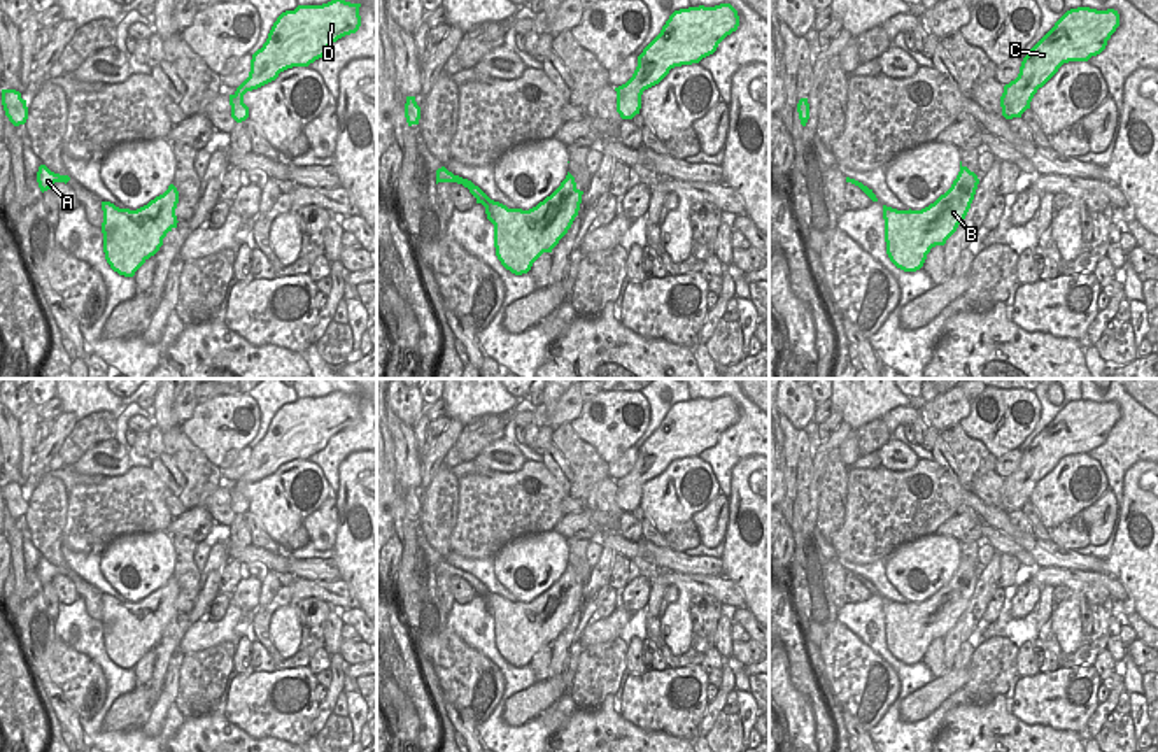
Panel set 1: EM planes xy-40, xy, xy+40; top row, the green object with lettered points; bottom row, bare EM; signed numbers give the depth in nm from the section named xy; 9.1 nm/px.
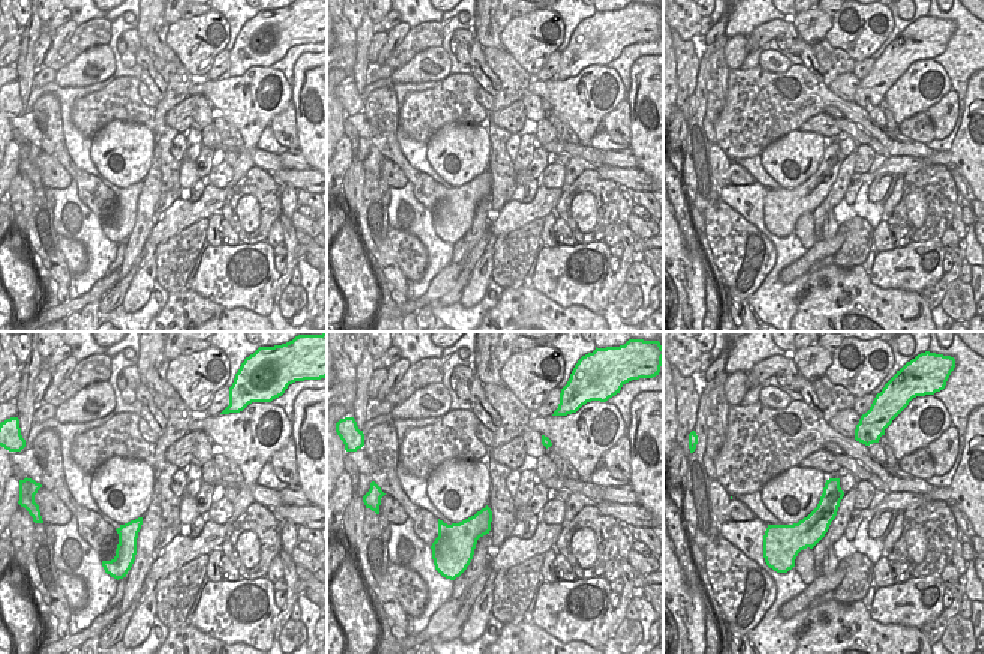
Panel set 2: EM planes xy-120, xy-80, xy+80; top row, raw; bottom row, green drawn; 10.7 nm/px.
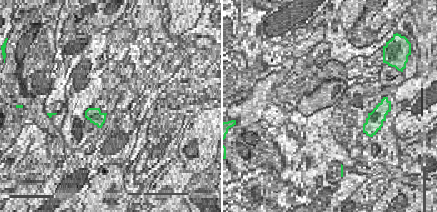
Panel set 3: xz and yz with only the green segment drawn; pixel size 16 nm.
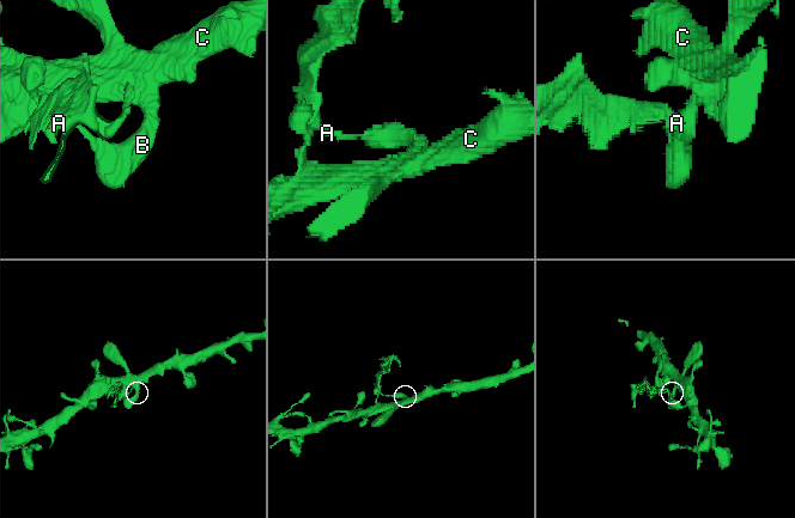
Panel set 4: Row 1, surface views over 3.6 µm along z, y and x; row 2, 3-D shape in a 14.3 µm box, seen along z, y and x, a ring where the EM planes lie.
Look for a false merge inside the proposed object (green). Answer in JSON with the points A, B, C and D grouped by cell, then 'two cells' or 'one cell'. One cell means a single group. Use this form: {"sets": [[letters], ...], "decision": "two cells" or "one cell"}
{"sets": [["A"], ["B", "C", "D"]], "decision": "two cells"}

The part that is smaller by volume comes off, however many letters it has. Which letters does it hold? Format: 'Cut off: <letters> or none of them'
Cut off: A.

